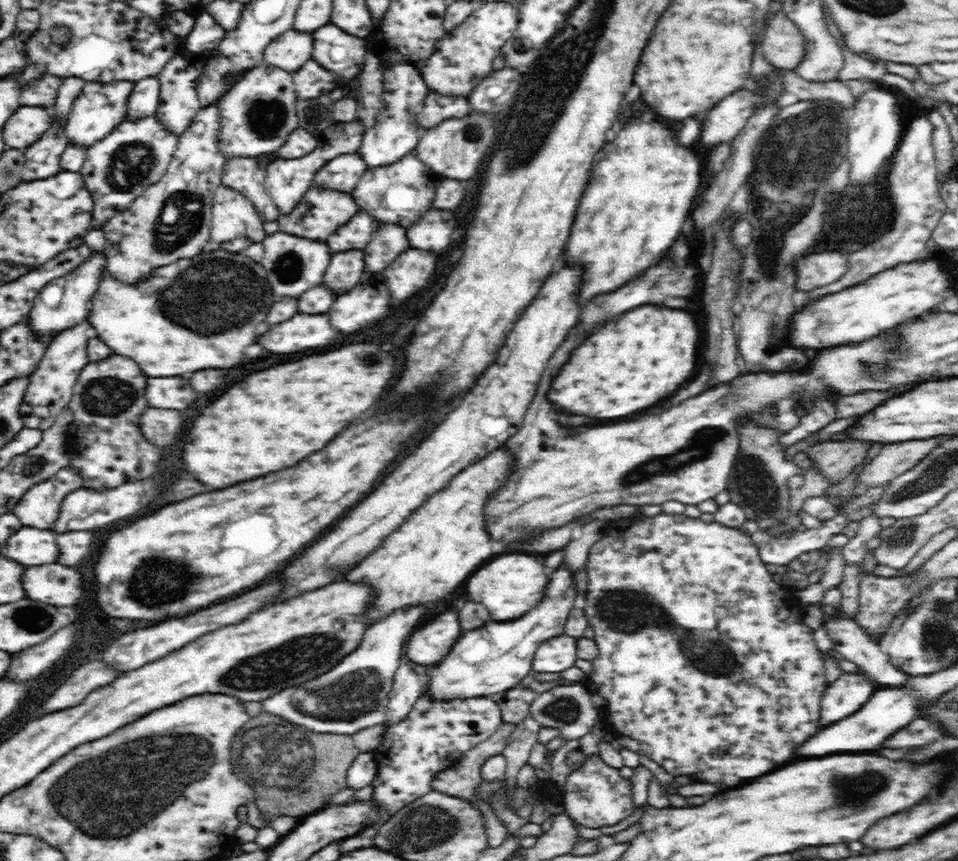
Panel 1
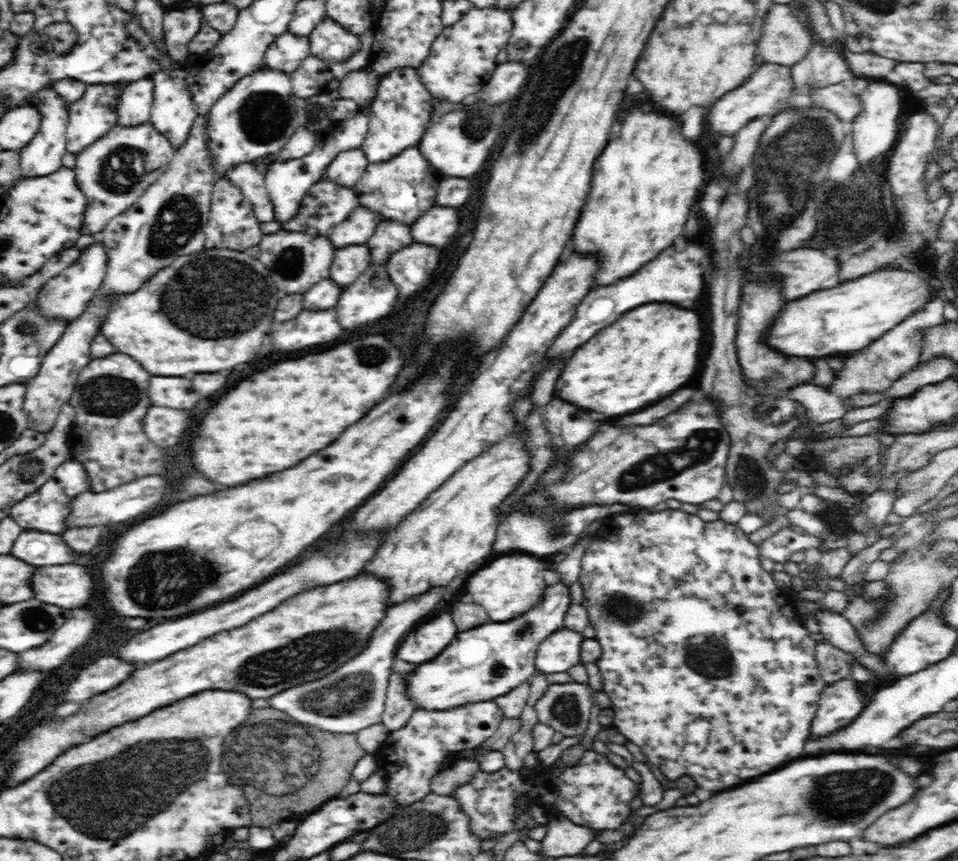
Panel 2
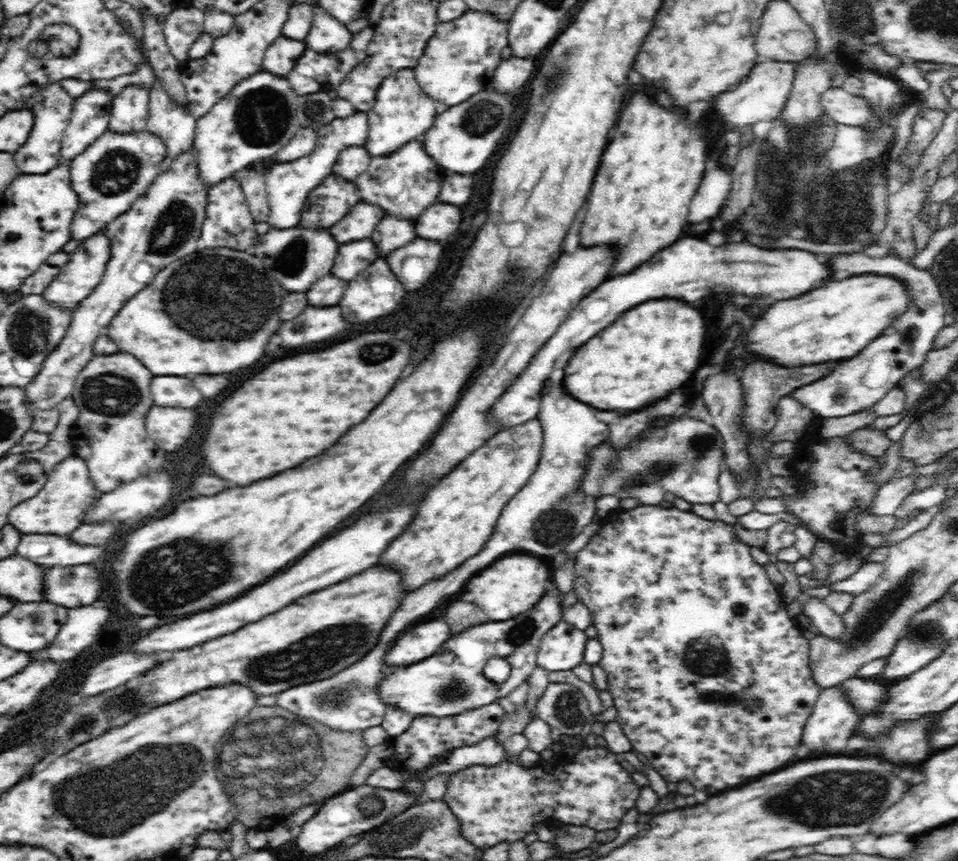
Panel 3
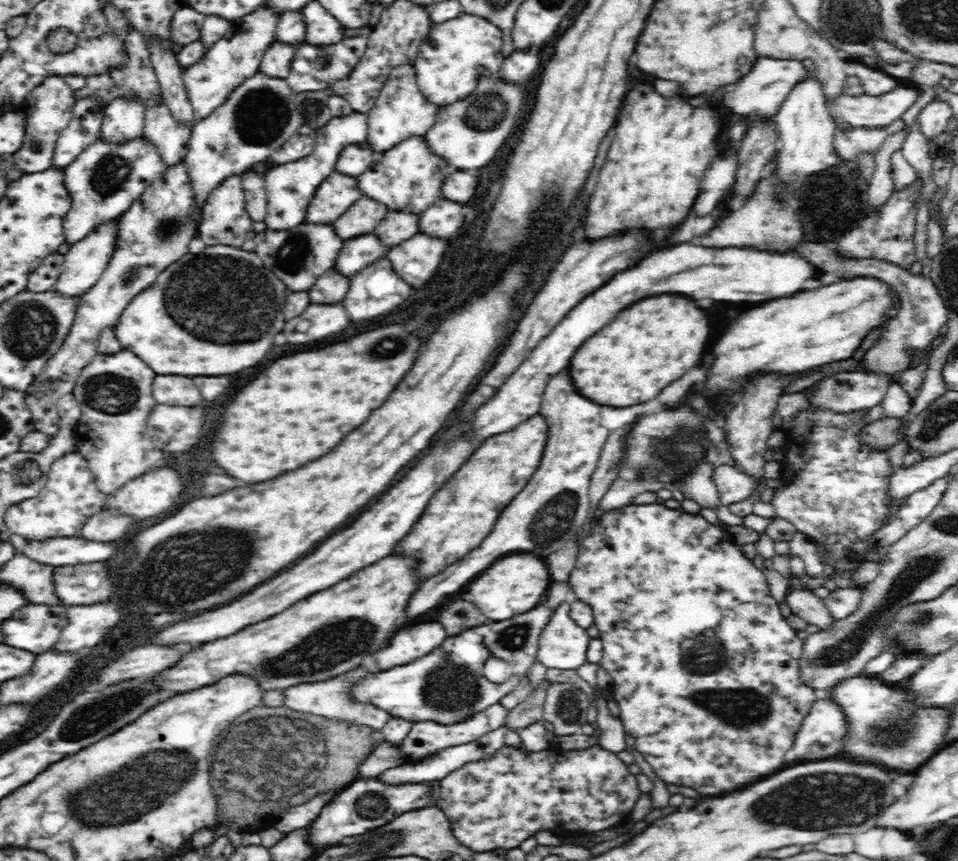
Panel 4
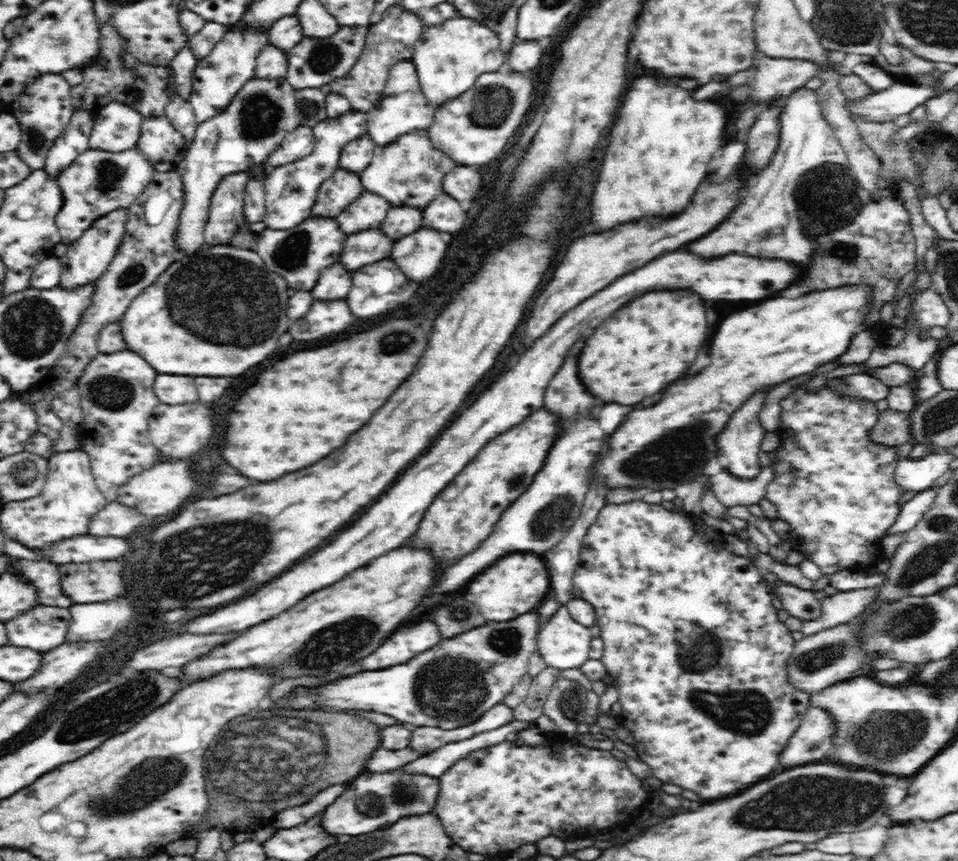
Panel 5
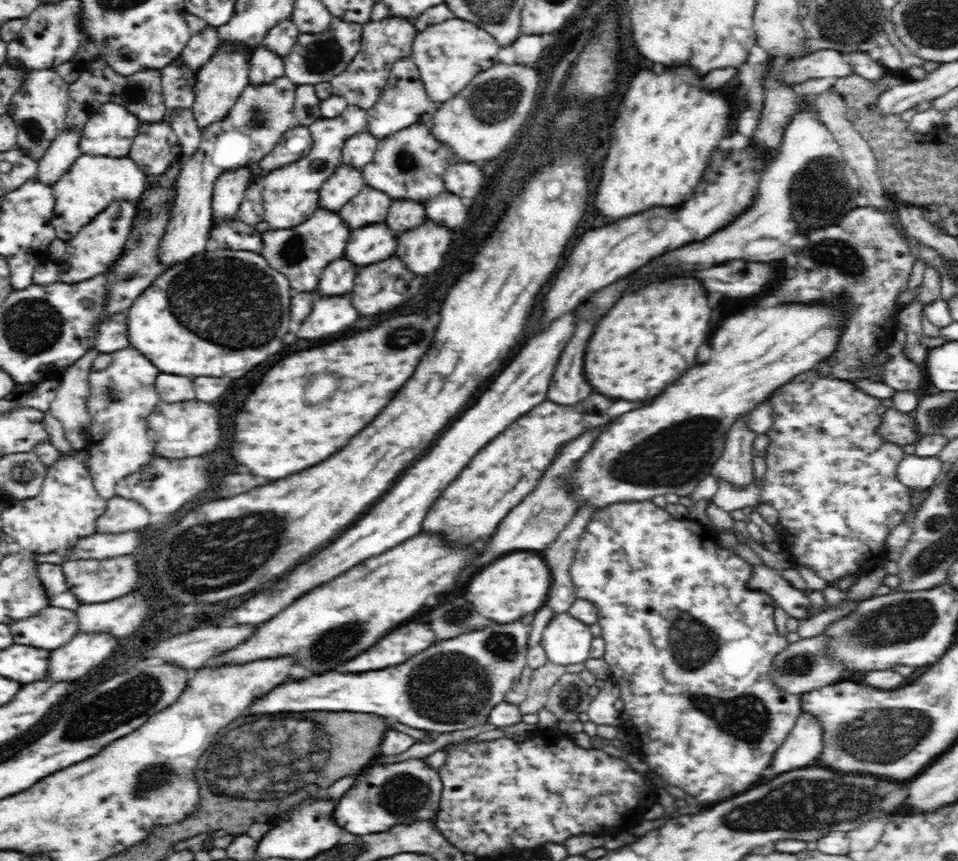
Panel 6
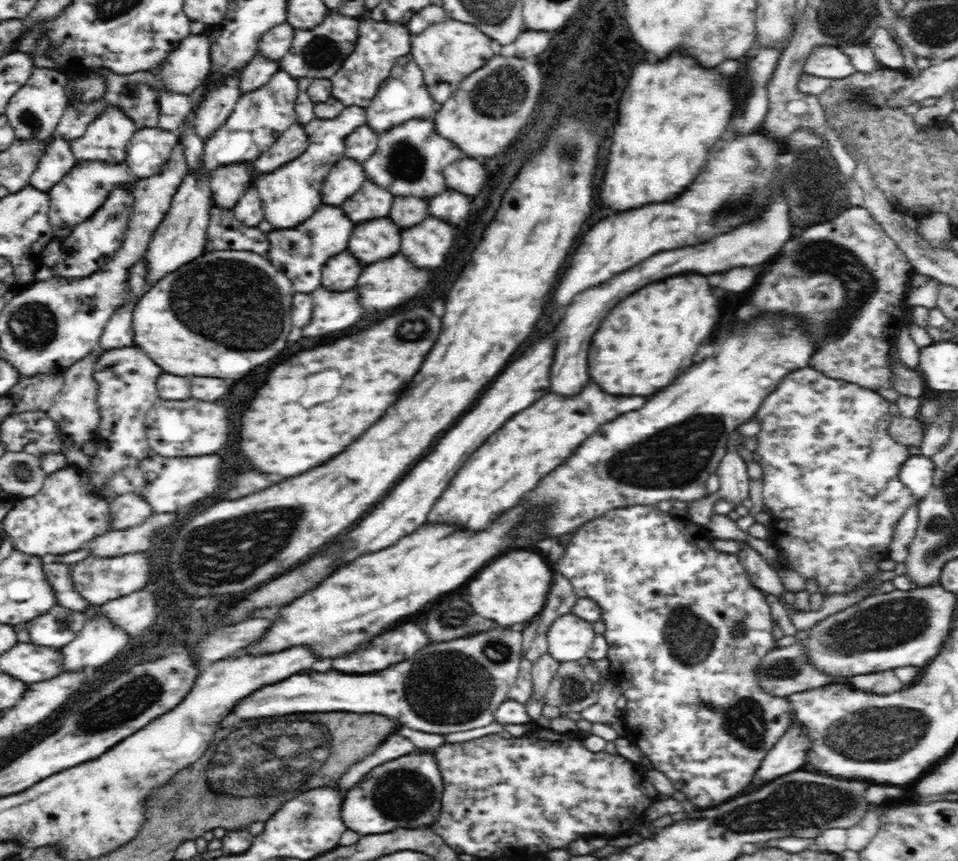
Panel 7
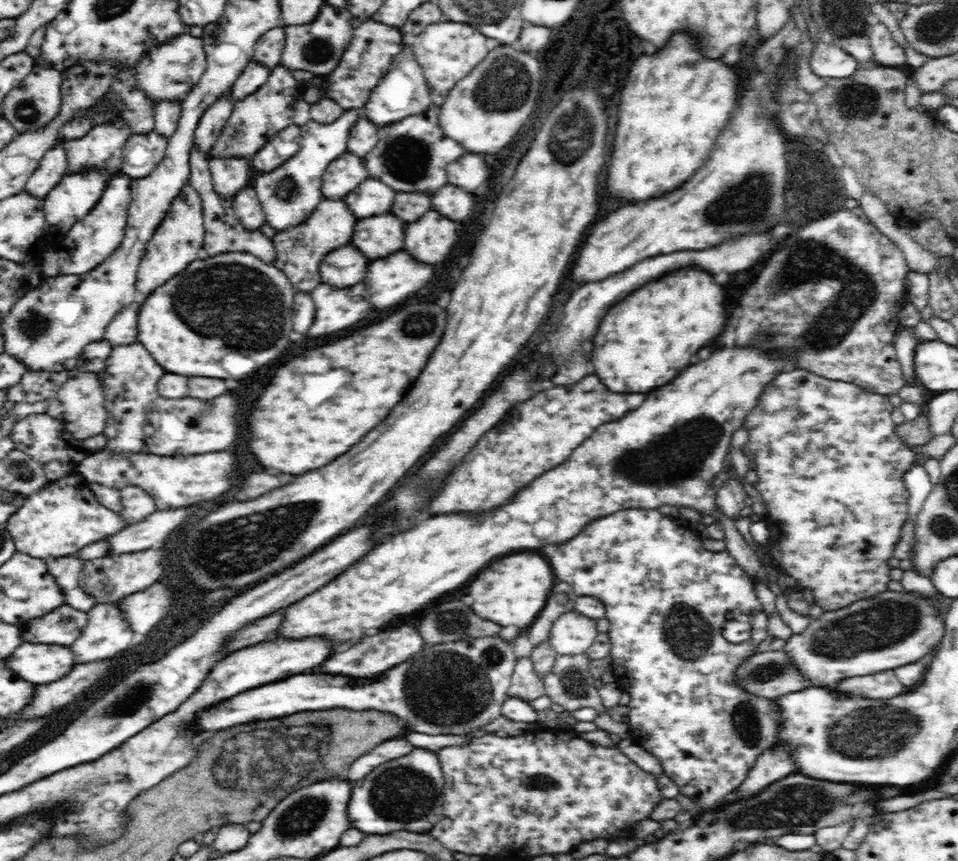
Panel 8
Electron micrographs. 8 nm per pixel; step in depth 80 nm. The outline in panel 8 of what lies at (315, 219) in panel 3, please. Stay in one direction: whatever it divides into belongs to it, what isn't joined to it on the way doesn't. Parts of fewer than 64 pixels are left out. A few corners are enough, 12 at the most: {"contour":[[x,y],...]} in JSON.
{"contour":[[350,151],[335,159],[322,180],[326,198],[344,198],[366,165]]}

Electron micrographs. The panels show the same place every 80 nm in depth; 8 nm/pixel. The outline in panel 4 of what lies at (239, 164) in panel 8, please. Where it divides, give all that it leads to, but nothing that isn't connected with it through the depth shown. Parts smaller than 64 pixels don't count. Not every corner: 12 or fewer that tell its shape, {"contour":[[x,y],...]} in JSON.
{"contour":[[241,175],[208,194],[198,236],[240,247],[256,236]]}

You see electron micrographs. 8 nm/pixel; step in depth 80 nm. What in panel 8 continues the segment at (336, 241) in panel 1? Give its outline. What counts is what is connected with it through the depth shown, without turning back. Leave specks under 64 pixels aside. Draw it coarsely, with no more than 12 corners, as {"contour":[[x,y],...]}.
{"contour":[[368,178],[344,202],[356,218],[388,212],[394,194]]}

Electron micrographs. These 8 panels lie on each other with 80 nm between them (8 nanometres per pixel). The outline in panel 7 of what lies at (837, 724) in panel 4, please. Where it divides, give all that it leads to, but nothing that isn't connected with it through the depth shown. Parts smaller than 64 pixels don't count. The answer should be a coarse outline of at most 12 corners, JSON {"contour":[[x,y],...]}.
{"contour":[[792,724],[762,759],[758,786],[806,764],[810,741]]}

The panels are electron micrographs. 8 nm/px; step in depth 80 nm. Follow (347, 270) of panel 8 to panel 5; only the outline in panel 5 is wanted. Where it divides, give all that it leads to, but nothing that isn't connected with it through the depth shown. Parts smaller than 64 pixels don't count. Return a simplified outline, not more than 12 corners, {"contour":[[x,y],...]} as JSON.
{"contour":[[332,264],[314,285],[316,300],[346,298],[352,276]]}

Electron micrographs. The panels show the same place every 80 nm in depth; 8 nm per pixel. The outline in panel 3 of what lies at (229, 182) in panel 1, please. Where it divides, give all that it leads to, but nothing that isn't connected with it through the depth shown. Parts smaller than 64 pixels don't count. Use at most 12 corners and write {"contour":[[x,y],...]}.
{"contour":[[242,169],[232,176],[240,184],[254,220],[270,214],[262,172]]}

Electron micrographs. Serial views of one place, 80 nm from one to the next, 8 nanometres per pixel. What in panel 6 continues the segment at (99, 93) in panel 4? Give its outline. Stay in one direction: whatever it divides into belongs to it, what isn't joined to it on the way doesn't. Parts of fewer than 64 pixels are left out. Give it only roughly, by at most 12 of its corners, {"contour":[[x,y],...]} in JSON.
{"contour":[[100,55],[69,85],[63,131],[83,132],[104,103],[140,125],[165,116],[161,71],[128,76]]}

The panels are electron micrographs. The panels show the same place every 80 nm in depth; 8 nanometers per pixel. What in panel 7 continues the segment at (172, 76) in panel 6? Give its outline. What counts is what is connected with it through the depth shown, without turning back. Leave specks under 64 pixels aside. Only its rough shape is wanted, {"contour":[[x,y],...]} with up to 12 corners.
{"contour":[[162,92],[156,128],[178,136],[191,96]]}

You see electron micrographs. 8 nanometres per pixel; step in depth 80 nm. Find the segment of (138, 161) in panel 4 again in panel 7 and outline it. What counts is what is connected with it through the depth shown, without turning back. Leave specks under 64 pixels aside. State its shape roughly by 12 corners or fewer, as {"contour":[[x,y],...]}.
{"contour":[[80,161],[48,192],[55,235],[92,216],[116,188],[132,194],[125,162]]}

